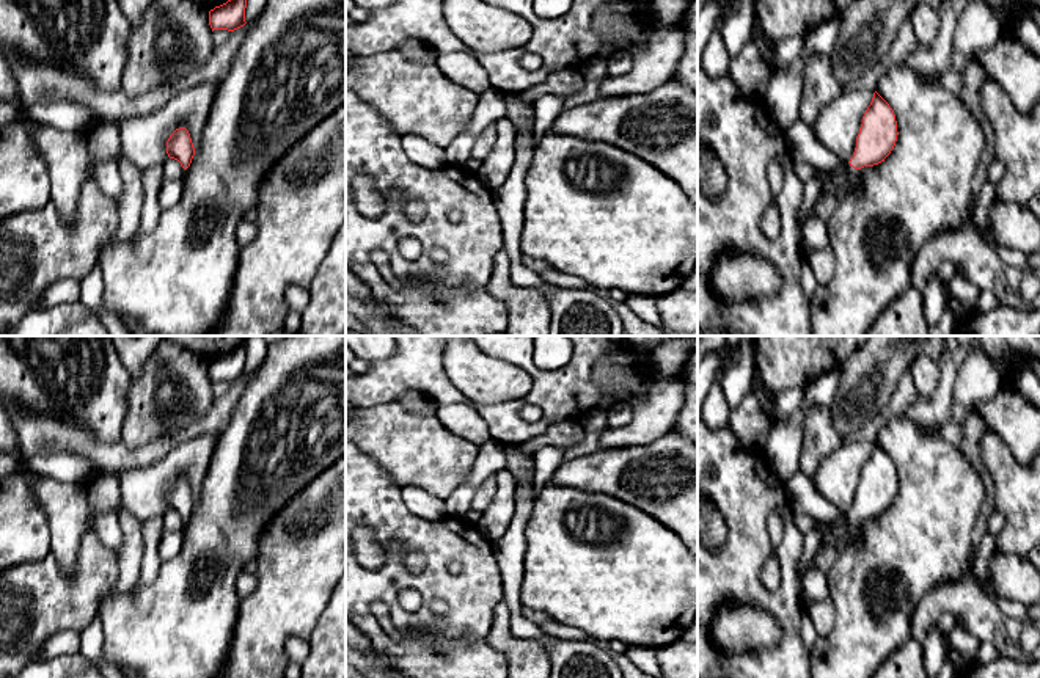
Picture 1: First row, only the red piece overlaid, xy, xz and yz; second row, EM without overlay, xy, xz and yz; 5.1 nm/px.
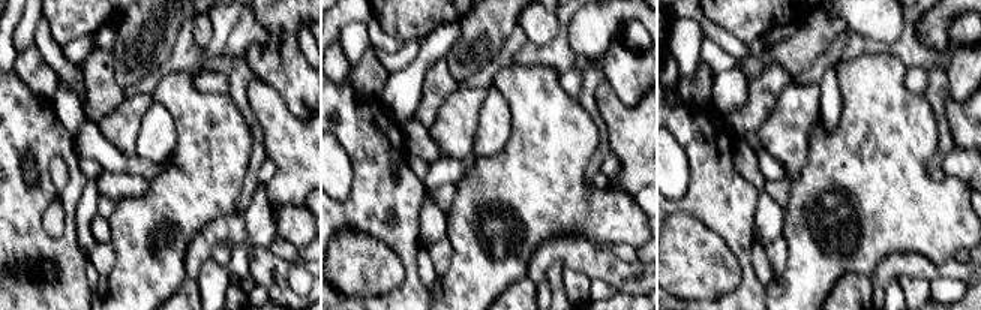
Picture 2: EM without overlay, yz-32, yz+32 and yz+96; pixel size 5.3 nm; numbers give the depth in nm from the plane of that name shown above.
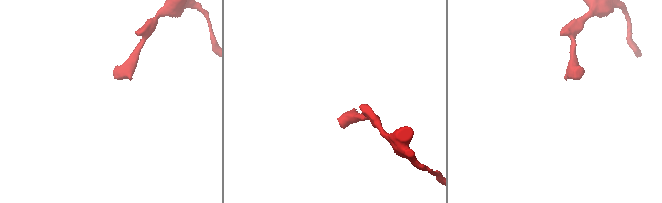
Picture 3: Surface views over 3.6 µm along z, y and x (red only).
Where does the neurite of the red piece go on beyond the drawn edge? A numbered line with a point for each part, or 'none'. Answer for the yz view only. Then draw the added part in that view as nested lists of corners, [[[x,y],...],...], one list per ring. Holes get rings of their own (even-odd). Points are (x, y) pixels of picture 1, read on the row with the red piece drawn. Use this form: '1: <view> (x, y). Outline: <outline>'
1: yz (812, 189). Outline: [[[847,162],[842,163],[839,168],[834,170],[817,170],[814,177],[804,182],[803,190],[803,201],[798,212],[798,224],[800,224],[800,254],[801,257],[809,256],[809,250],[804,245],[803,235],[801,235],[801,226],[804,224],[804,220],[815,213],[815,202],[822,193],[822,188],[826,182],[844,182],[851,180],[856,177],[856,170]]]

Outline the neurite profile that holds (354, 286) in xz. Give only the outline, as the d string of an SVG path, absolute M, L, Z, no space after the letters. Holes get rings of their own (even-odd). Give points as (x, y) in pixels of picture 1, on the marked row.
M346 267L346 292L366 301L374 309L375 315L393 331L399 331L402 336L418 336L418 333L412 326L404 325L399 320L388 315L386 312L383 312L380 306L375 303L369 287L358 276L355 276L347 267Z

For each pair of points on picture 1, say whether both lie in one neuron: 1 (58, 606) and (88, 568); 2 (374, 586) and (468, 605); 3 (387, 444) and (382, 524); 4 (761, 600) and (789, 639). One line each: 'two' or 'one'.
1: one
2: one
3: two
4: one

